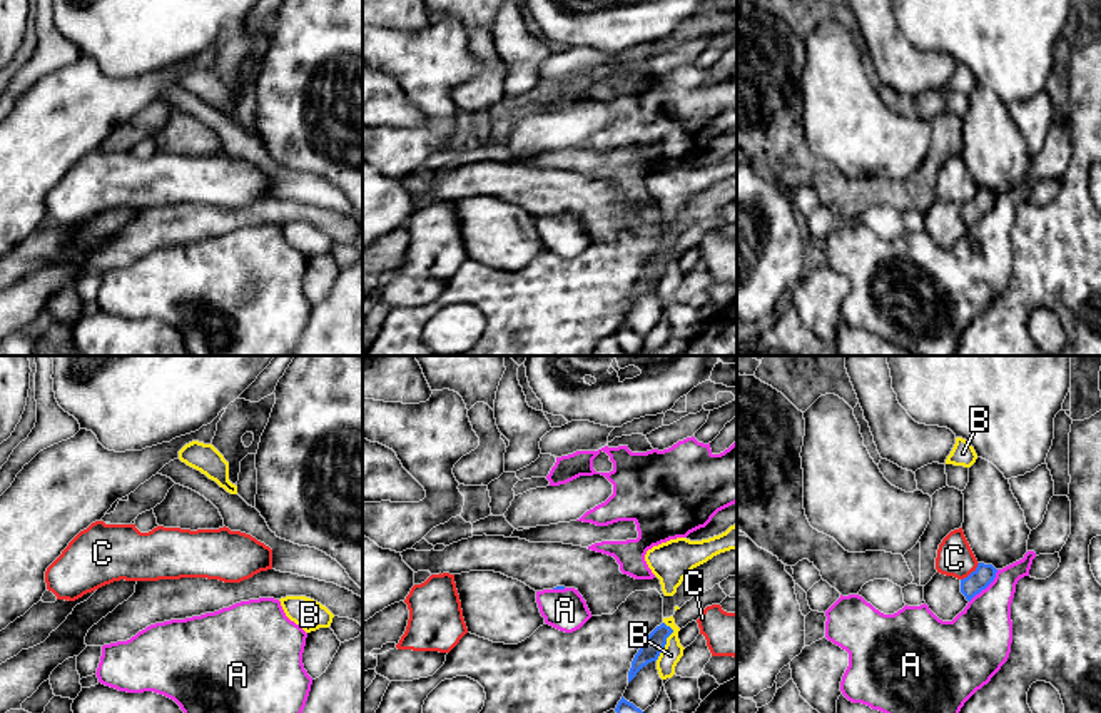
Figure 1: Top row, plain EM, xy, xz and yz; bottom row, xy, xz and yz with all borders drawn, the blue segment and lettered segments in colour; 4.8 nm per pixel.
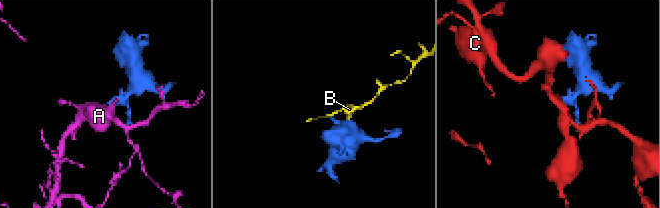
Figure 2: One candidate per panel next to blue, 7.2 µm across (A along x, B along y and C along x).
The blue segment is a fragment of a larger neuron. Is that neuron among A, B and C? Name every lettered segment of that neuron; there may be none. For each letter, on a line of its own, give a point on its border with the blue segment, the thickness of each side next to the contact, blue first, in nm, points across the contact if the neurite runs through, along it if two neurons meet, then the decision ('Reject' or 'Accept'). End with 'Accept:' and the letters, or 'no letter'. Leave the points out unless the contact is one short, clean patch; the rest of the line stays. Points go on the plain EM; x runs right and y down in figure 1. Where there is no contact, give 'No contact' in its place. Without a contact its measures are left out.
A: Touches blue at yz (986, 212). Thickness 100 nm (blue) against 300 nm. Boundary: yz (998, 196), (996, 202), (969, 227). Reject
B: Touches blue at xz (665, 268). Thickness 100 nm (blue) against 100 nm. Reject
C: Touches blue at yz (971, 199). Thickness 100 nm (blue) against 180 nm. Reject
Accept: no letter

